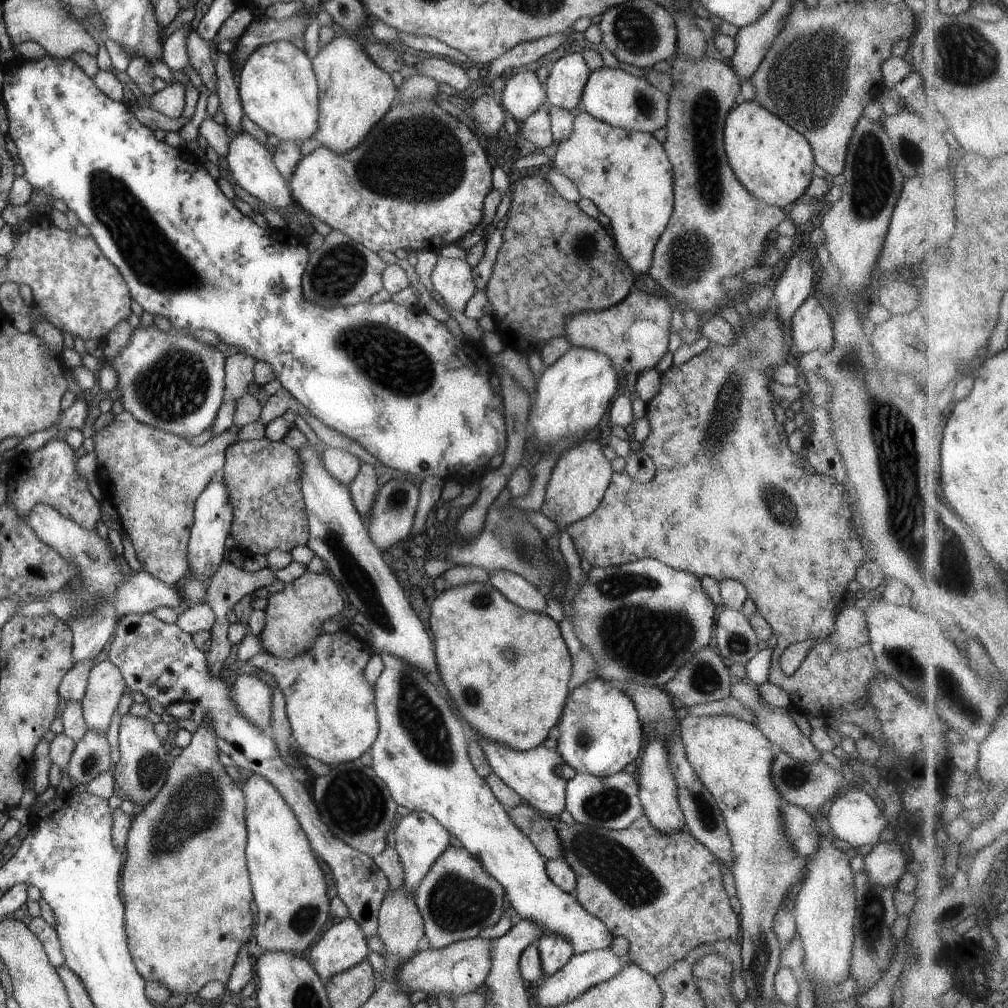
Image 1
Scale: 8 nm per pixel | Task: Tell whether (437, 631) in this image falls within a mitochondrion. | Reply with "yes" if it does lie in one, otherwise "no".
no

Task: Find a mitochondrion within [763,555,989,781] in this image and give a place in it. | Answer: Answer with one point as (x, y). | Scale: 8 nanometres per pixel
(951, 691)

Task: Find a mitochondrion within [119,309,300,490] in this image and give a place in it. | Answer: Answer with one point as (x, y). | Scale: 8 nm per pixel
(174, 385)

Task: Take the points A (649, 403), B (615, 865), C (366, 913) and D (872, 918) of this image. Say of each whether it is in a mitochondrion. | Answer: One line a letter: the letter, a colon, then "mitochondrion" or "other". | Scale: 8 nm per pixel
A: other
B: mitochondrion
C: other
D: mitochondrion

